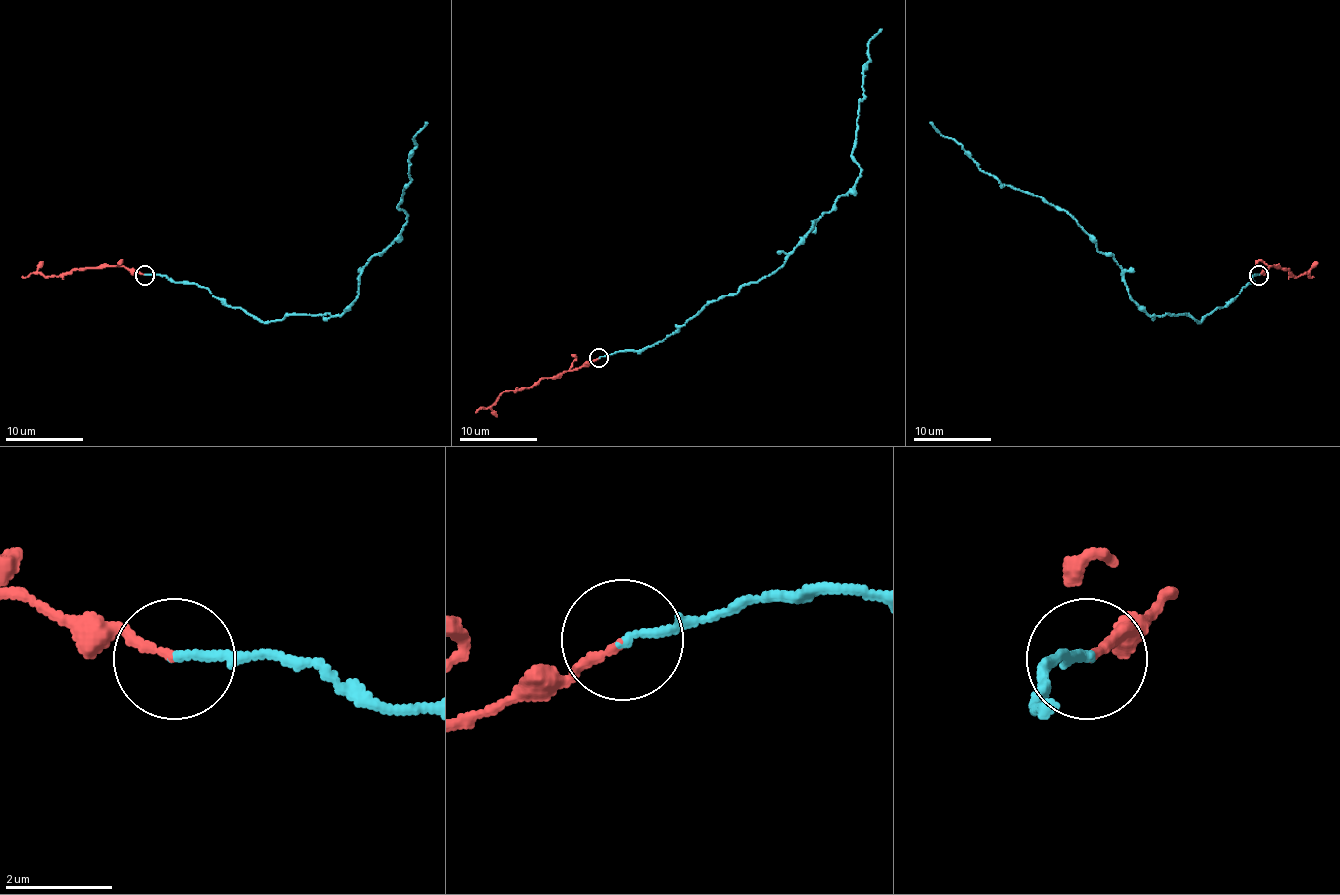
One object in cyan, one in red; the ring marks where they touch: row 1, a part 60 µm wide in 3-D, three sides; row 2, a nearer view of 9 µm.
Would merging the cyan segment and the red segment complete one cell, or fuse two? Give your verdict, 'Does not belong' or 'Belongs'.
Belongs

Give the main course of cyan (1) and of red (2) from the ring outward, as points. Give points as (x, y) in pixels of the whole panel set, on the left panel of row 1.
1: (144, 274), (204, 286), (262, 321), (340, 315), (361, 269), (406, 222), (398, 205), (408, 154), (425, 121)
2: (144, 274), (125, 267), (88, 267), (51, 276), (35, 272), (22, 276)

